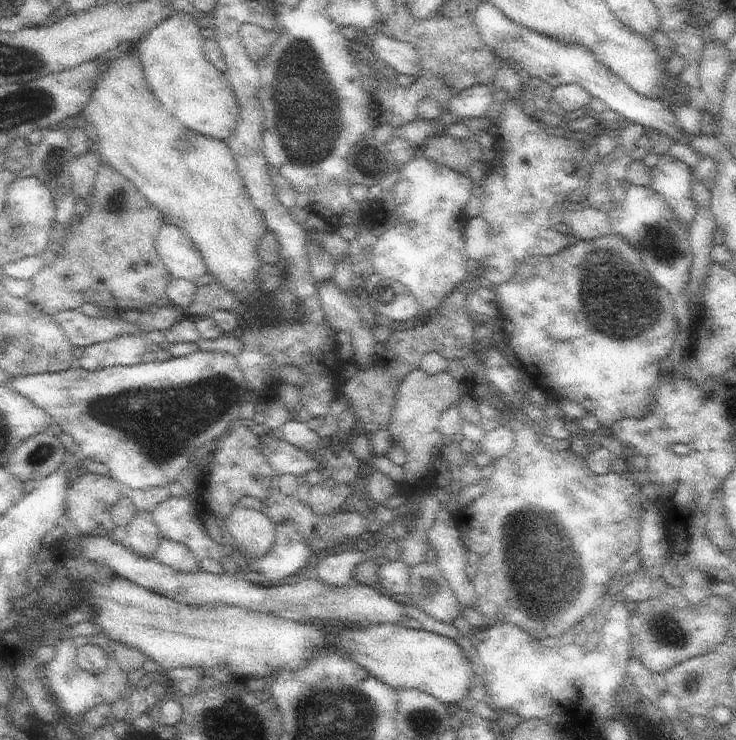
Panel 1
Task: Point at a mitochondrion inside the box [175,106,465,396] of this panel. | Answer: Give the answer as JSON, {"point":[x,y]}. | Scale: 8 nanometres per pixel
{"point":[369,160]}

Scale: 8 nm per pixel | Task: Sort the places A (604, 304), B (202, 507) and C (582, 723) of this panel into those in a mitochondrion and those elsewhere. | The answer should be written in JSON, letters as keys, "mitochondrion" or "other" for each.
{"A":"mitochondrion","B":"other","C":"other"}

